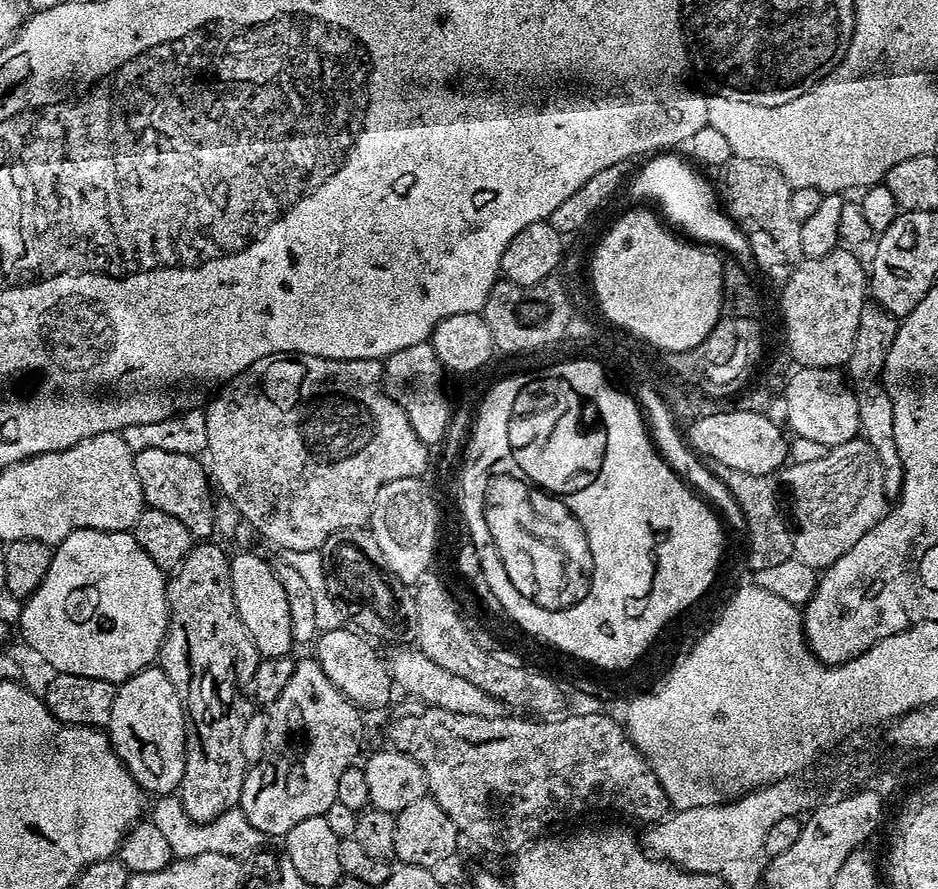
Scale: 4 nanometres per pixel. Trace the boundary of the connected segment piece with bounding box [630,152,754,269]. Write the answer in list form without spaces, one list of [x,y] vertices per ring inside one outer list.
[[[662,152],[647,159],[650,161],[641,168],[630,184],[631,196],[638,199],[635,200],[638,202],[654,202],[657,211],[669,225],[697,243],[715,246],[717,249],[724,248],[732,253],[731,259],[735,263],[751,269],[754,261],[750,242],[725,212],[715,185],[709,179],[707,181],[689,159],[682,159],[676,154],[678,153]]]

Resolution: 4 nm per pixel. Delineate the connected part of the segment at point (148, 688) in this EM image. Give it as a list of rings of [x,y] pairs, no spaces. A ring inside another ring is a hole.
[[[144,668],[117,687],[106,735],[124,769],[145,793],[172,794],[179,789],[186,743],[184,701],[178,698],[163,668]]]

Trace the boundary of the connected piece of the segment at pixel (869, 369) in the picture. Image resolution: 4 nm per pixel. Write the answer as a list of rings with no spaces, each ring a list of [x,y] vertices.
[[[875,302],[865,303],[862,318],[858,318],[858,334],[854,334],[854,354],[850,354],[846,365],[846,376],[850,387],[857,398],[860,429],[863,439],[878,454],[884,469],[882,470],[882,486],[886,486],[889,498],[899,497],[904,485],[904,467],[898,454],[898,446],[894,438],[894,406],[884,383],[884,363],[886,354],[896,337],[897,317],[890,315],[885,308]]]

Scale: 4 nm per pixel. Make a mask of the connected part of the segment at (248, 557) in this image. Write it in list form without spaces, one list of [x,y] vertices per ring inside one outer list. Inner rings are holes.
[[[252,552],[233,555],[231,562],[234,602],[246,630],[252,636],[256,651],[261,657],[289,655],[294,648],[290,602],[286,600],[286,590],[276,576],[275,567]]]

